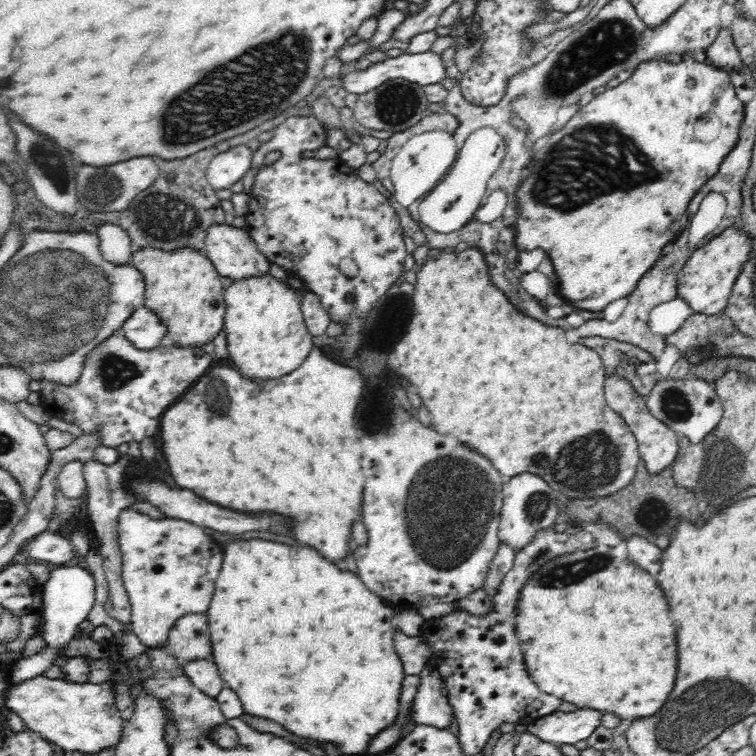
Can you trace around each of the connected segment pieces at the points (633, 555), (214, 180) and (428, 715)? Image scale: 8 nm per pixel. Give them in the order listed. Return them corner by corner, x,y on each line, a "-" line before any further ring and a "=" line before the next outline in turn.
632,535
626,540
629,559
656,577
661,570
662,549
642,535
=
246,145
234,146
210,160
206,175
210,194
230,189
246,176
252,166
253,152
=
427,665
419,675
420,684
411,704
409,718
417,725
448,730
454,720
453,708
442,675

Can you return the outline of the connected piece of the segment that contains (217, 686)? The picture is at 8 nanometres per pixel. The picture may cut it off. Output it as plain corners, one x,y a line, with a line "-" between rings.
212,657
192,660
182,663
182,666
184,675
192,681
192,684
210,697
216,699
220,690
226,686

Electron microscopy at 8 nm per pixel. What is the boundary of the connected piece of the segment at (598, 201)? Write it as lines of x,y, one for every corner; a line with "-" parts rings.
693,57
684,58
679,63
656,59
640,63
632,73
622,77
622,82
618,86
594,95
562,130
553,131
541,140
530,162
530,175
523,178
516,192
518,197
516,212
521,212
521,216
513,224
516,229
514,243
521,251
542,248
550,256
556,274
556,288
570,301
570,307
592,312
604,310
610,302
628,296
636,288
642,276
658,263
663,248
676,241
677,221
684,216
694,194
715,176
722,161
735,148
744,120
744,103
736,95
728,69
718,68
706,60
694,61

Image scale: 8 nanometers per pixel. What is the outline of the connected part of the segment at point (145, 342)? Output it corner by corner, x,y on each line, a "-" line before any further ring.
140,307
126,319
117,334
124,335
141,351
150,351
165,344
168,327
152,309

